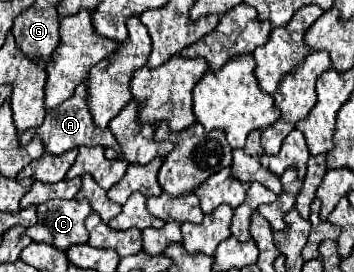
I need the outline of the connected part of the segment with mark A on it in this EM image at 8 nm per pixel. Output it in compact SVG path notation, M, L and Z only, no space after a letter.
M81 83L75 93L71 95L71 99L63 101L59 107L55 107L55 111L47 111L47 117L43 121L41 127L37 129L27 129L19 135L21 143L29 143L31 139L39 137L45 145L45 151L53 153L53 155L61 155L73 147L81 147L81 145L101 145L101 147L111 147L115 151L119 151L119 143L113 137L111 129L99 129L95 127L93 119L91 119L91 111L87 111L87 83Z

